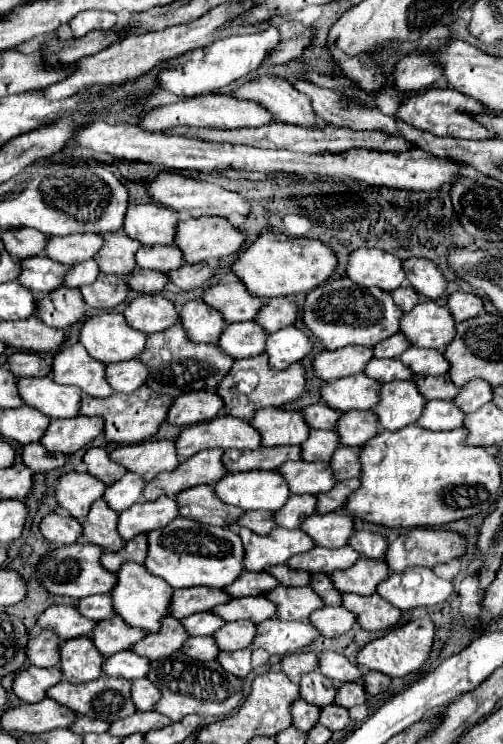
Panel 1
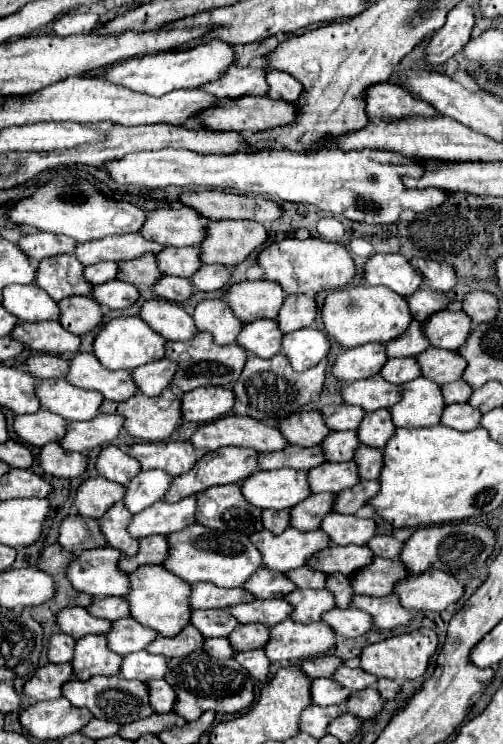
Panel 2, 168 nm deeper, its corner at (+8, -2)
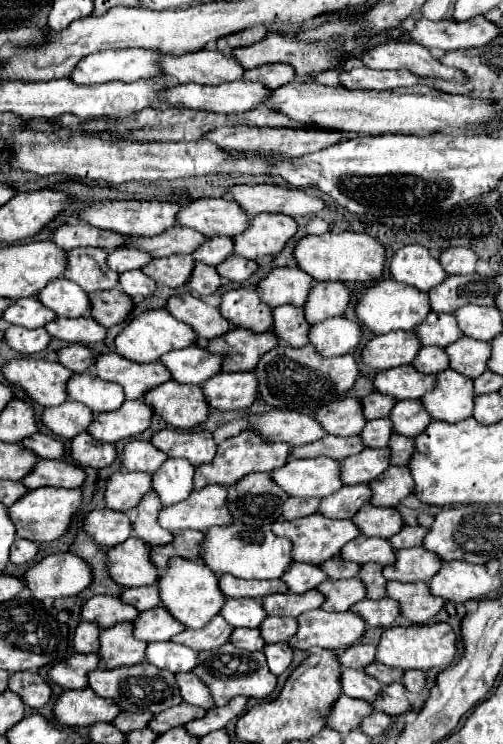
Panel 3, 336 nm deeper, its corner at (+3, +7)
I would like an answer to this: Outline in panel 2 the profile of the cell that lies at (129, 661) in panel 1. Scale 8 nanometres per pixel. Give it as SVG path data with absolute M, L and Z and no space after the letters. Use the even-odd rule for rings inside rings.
M136 651L122 659L120 675L124 679L138 679L144 683L150 679L162 679L166 675L166 657L152 655L148 651Z

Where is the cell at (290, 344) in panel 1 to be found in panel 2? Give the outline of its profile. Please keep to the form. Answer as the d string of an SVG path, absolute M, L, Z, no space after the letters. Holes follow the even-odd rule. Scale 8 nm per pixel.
M300 329L286 333L282 339L282 355L286 355L294 371L306 371L328 355L330 343L324 331Z

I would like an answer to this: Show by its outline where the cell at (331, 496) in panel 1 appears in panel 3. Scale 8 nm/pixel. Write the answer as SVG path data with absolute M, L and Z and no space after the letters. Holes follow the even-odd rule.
M389 466L381 478L369 484L373 490L373 506L397 506L401 500L413 494L413 476L407 466Z

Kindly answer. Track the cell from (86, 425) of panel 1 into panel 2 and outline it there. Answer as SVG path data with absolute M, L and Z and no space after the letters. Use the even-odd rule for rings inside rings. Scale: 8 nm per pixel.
M98 415L90 421L70 421L64 439L58 439L58 445L64 451L90 451L110 443L122 431L124 419L120 415Z

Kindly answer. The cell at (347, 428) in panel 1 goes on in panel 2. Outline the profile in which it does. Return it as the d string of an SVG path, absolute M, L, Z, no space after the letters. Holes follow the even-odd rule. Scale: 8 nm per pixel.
M380 409L380 411L366 413L366 417L360 421L360 427L356 429L356 433L358 433L358 439L362 445L382 449L386 445L386 441L392 437L394 429L396 427L390 421L390 411Z

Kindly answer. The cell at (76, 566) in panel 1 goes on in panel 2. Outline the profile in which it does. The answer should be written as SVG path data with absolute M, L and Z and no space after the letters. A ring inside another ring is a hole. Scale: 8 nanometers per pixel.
M112 547L88 549L68 565L68 581L76 591L92 597L126 595L130 591L128 575L120 573L118 559L120 551Z

